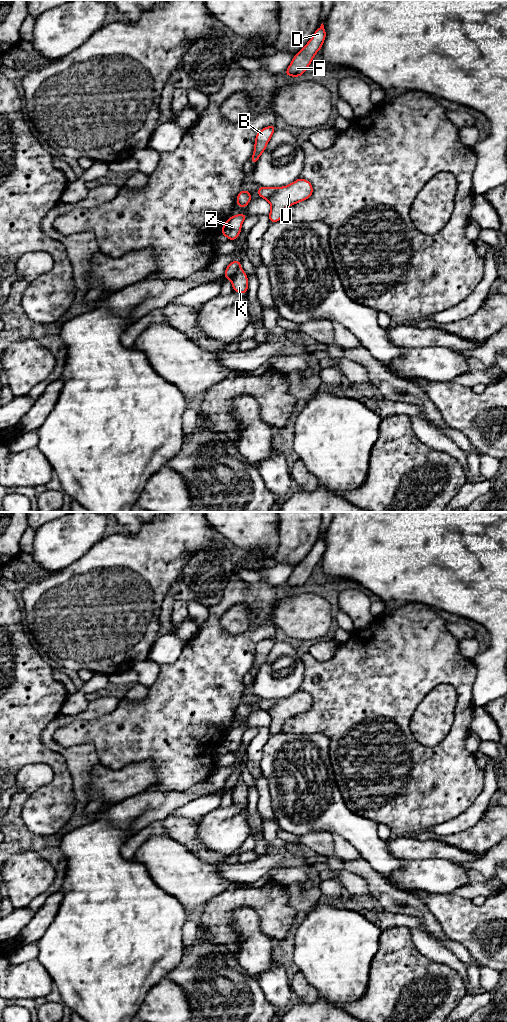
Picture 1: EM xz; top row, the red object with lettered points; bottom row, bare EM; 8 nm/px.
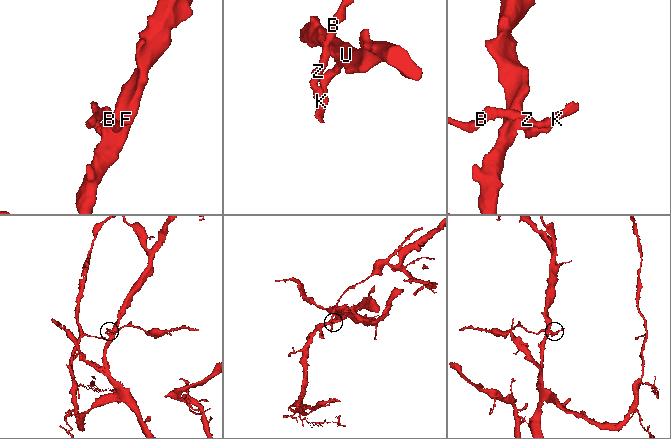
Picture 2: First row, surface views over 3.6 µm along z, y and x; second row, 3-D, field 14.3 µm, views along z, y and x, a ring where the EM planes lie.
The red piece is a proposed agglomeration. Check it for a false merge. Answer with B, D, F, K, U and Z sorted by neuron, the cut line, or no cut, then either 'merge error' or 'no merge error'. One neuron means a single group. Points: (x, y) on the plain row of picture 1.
groups B D F Z / K U; cut xz (240, 781), (231, 789); merge error

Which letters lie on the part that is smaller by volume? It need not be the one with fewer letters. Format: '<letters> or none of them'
B, D, F, Z

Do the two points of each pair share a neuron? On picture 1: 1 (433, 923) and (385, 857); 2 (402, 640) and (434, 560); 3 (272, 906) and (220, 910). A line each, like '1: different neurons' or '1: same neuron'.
1: different neurons
2: different neurons
3: same neuron

